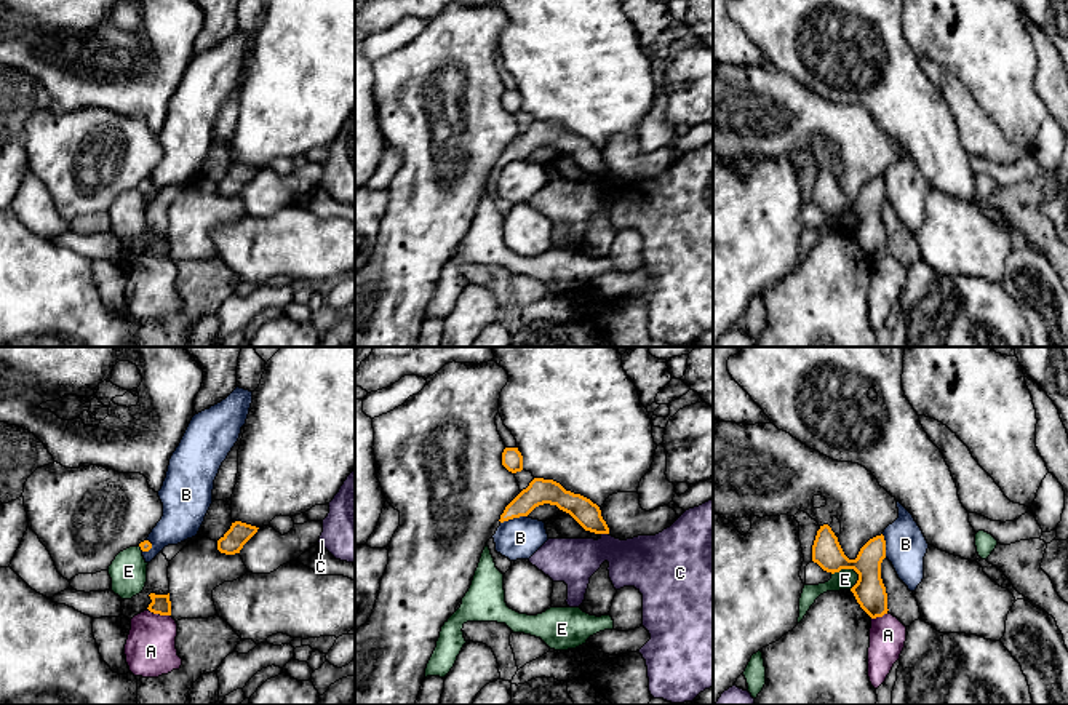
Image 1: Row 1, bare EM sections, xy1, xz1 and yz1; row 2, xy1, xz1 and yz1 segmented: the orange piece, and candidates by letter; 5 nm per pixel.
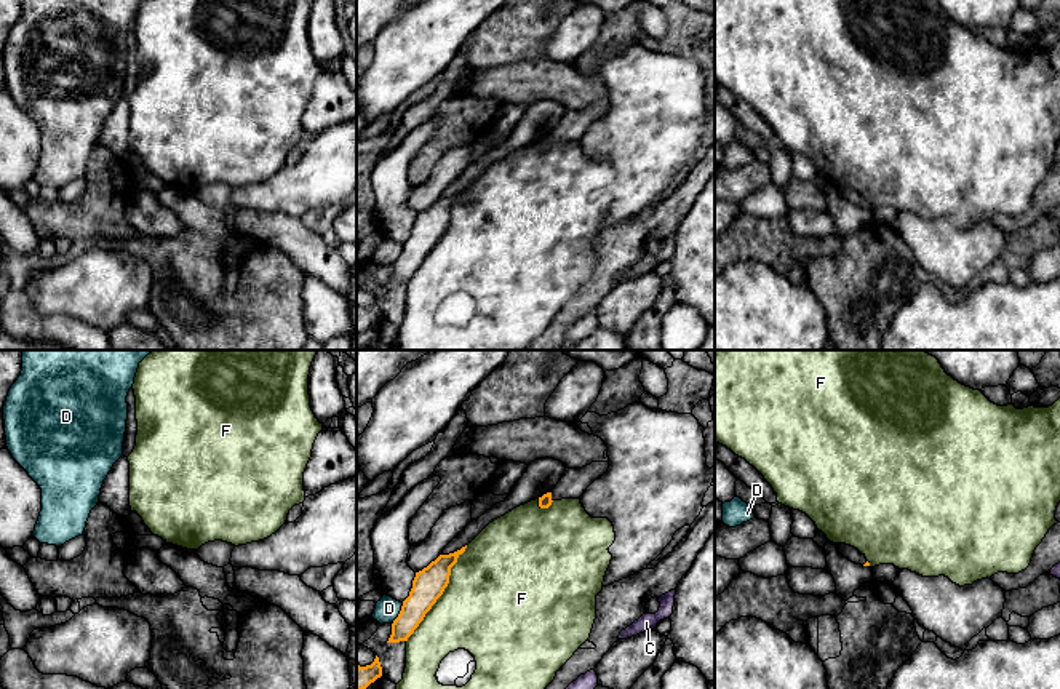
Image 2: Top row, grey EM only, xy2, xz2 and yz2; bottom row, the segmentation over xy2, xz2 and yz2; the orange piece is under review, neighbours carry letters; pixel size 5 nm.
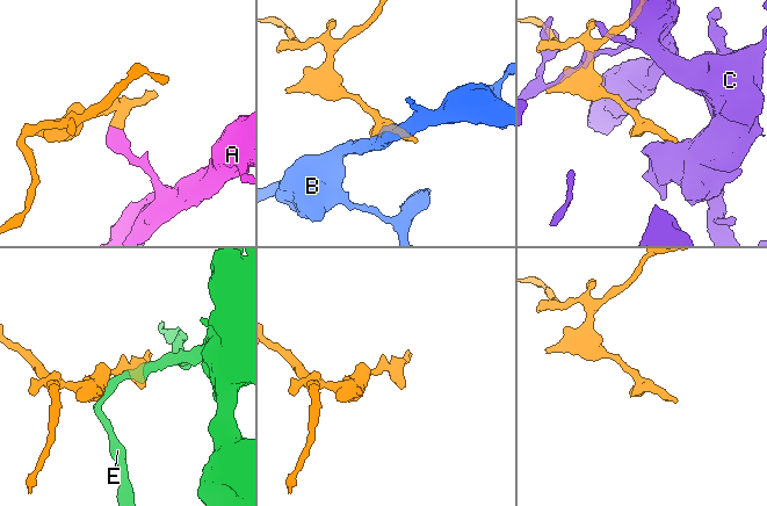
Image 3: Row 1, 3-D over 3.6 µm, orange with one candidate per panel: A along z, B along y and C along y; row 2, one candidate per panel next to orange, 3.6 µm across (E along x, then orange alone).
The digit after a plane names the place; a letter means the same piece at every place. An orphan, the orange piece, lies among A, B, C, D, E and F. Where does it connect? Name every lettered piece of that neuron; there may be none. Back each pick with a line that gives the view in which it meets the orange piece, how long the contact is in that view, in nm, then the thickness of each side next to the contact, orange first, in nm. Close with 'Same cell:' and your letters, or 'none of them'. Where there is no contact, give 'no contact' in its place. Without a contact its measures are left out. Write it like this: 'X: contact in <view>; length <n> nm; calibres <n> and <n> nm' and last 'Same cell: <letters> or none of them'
Same cell: none of them

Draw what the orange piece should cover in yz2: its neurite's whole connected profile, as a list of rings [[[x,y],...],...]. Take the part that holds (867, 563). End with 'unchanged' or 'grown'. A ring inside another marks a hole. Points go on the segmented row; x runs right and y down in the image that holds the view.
[[[835,544],[835,545],[836,545],[838,552],[849,561],[852,561],[855,564],[862,564],[862,566],[870,566],[865,555],[862,555],[857,548],[846,545],[846,544]]] | grown

